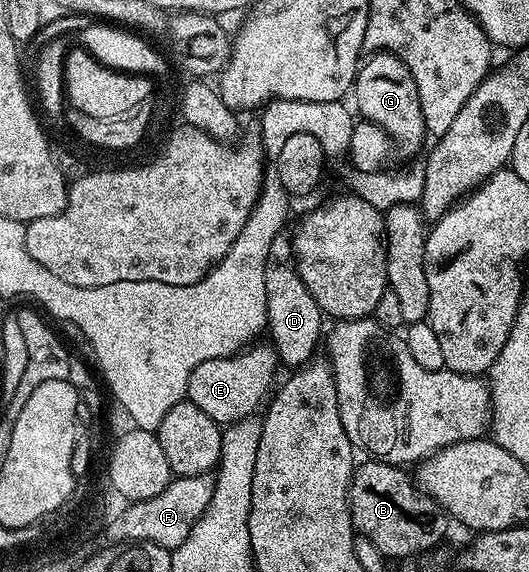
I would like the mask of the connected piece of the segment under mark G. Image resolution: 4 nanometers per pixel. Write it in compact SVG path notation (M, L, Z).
M373 53L360 64L357 81L352 94L357 95L356 110L361 110L362 120L379 125L392 139L394 148L409 157L416 156L421 142L427 139L425 118L421 108L421 98L415 85L415 77L403 65L398 55L392 53Z

